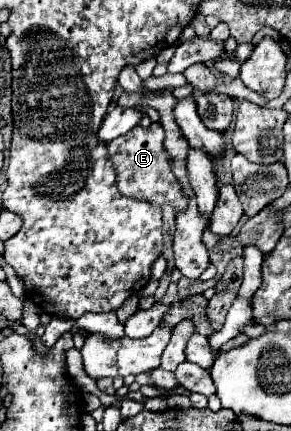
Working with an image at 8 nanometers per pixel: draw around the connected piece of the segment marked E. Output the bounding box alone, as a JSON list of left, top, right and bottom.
[107,123,189,213]

